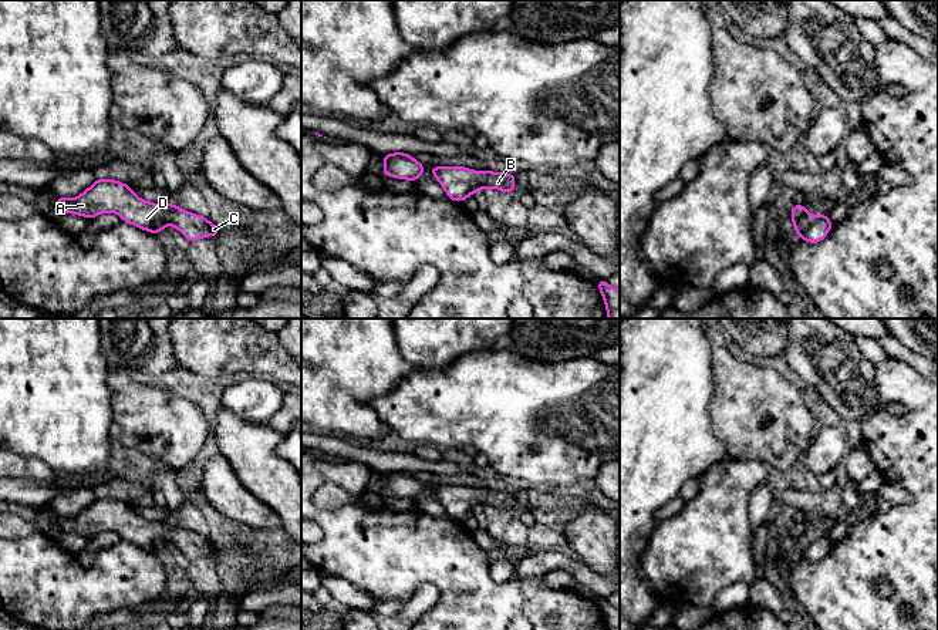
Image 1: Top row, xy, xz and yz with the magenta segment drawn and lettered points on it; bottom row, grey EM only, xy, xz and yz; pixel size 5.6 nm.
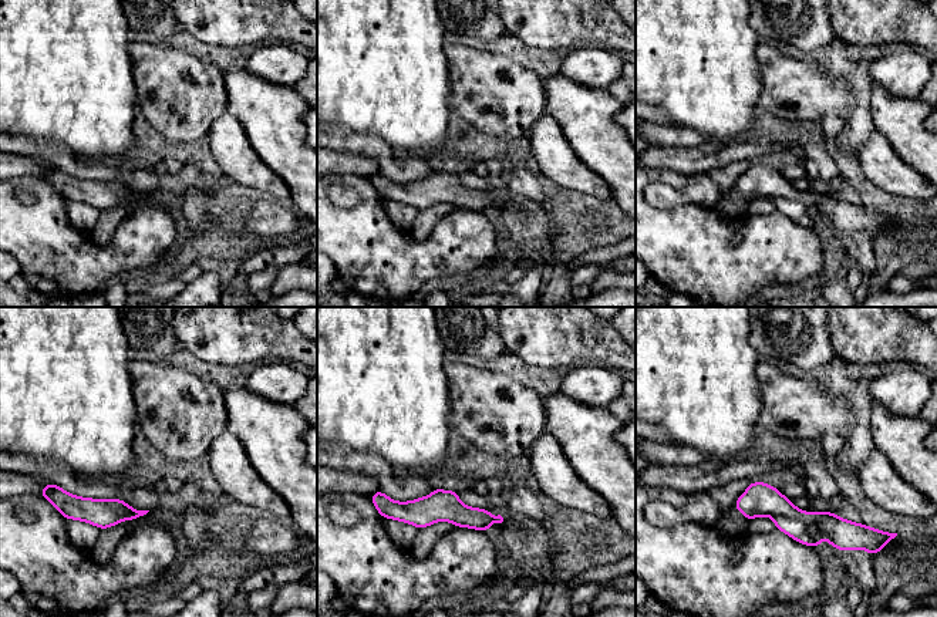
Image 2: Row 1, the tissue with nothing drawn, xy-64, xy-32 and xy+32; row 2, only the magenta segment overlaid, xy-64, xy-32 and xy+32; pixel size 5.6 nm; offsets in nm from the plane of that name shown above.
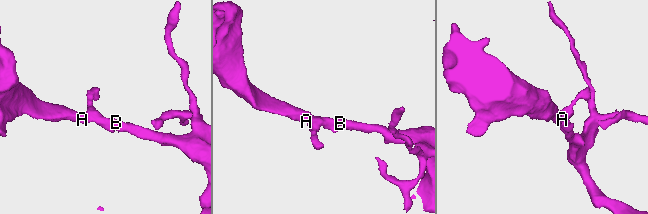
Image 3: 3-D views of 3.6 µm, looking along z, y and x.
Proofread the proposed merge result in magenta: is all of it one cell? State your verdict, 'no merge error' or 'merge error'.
no merge error

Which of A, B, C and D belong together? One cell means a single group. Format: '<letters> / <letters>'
A B C D

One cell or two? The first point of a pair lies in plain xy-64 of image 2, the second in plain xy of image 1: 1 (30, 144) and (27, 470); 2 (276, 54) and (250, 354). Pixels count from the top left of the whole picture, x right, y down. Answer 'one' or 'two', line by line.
1: one
2: two

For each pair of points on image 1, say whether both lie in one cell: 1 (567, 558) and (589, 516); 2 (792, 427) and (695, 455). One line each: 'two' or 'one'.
1: two
2: two

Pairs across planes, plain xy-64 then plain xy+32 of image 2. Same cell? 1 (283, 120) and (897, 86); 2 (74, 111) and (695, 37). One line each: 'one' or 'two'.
1: two
2: one

